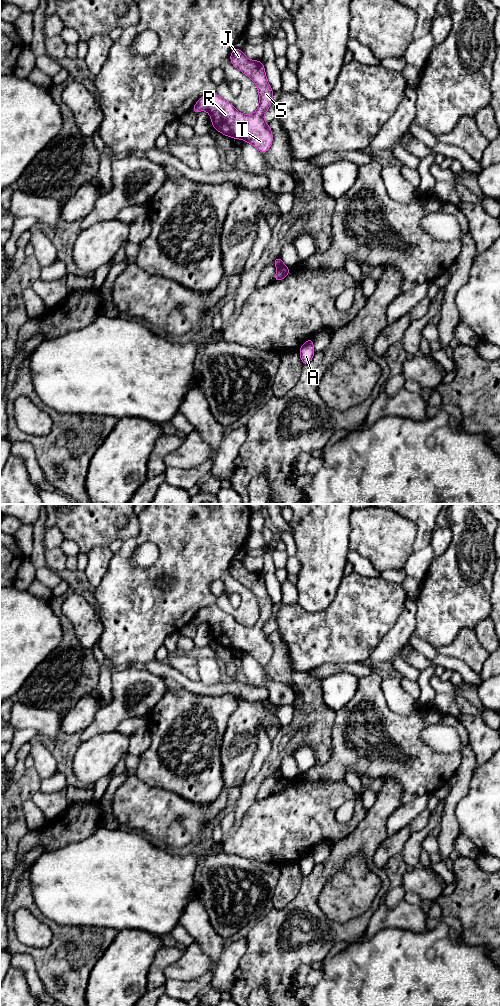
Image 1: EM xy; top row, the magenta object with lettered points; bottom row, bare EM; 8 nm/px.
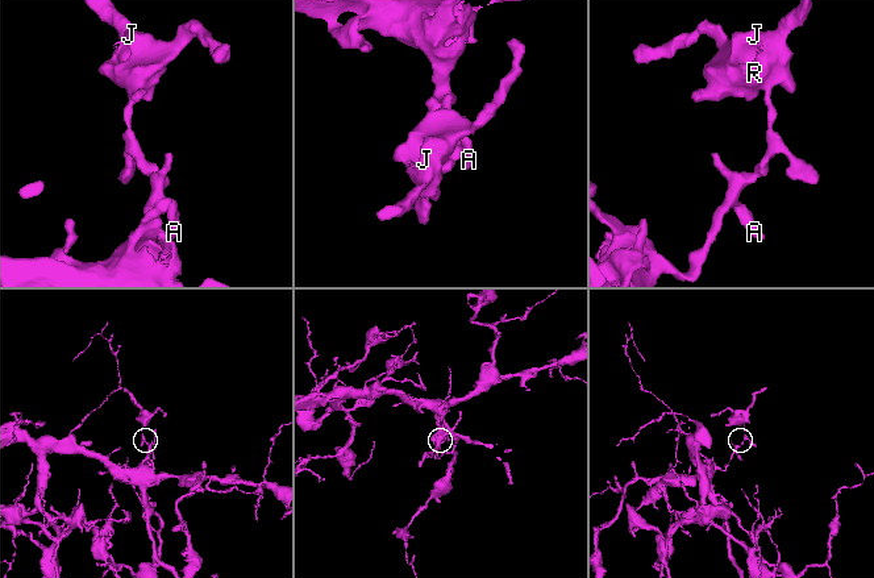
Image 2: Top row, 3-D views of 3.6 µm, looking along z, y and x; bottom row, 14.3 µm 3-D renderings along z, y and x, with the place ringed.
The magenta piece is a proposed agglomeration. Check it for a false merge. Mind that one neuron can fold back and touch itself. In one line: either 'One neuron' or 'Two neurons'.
Two neurons

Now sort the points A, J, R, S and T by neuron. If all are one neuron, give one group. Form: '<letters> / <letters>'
A / J R S T

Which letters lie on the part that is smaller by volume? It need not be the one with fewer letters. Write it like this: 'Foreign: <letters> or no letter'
Foreign: J, R, S, T

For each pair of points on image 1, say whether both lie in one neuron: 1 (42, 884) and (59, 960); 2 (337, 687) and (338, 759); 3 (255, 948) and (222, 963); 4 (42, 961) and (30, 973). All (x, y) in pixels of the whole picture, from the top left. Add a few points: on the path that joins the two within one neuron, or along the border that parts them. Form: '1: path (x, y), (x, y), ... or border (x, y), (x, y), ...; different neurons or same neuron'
1: border (34, 902), (43, 916), (60, 924), (73, 925); different neurons
2: border (354, 694), (336, 712); different neurons
3: border (246, 938), (246, 951), (238, 966); different neurons
4: border (17, 952), (27, 952), (32, 957), (44, 989); different neurons

